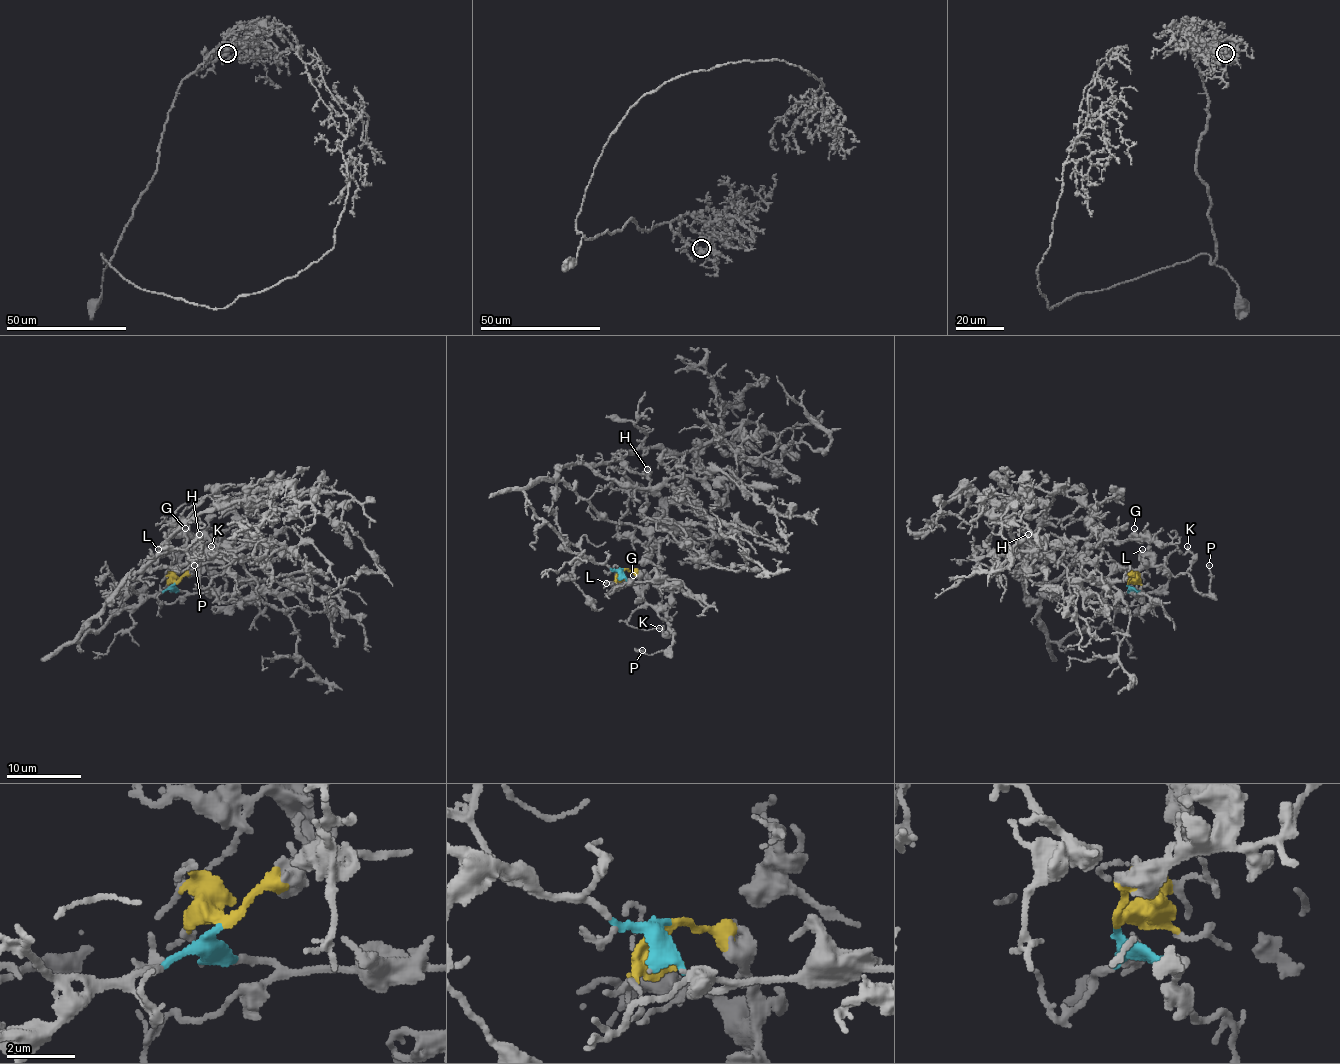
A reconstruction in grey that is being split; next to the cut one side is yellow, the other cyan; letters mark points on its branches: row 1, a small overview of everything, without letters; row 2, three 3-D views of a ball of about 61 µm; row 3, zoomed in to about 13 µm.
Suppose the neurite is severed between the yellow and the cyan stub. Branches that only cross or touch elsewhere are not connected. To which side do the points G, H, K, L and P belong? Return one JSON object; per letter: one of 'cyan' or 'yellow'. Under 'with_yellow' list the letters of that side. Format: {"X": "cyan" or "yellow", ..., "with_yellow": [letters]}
{"G": "cyan", "H": "cyan", "K": "yellow", "L": "yellow", "P": "yellow", "with_yellow": ["K", "L", "P"]}

